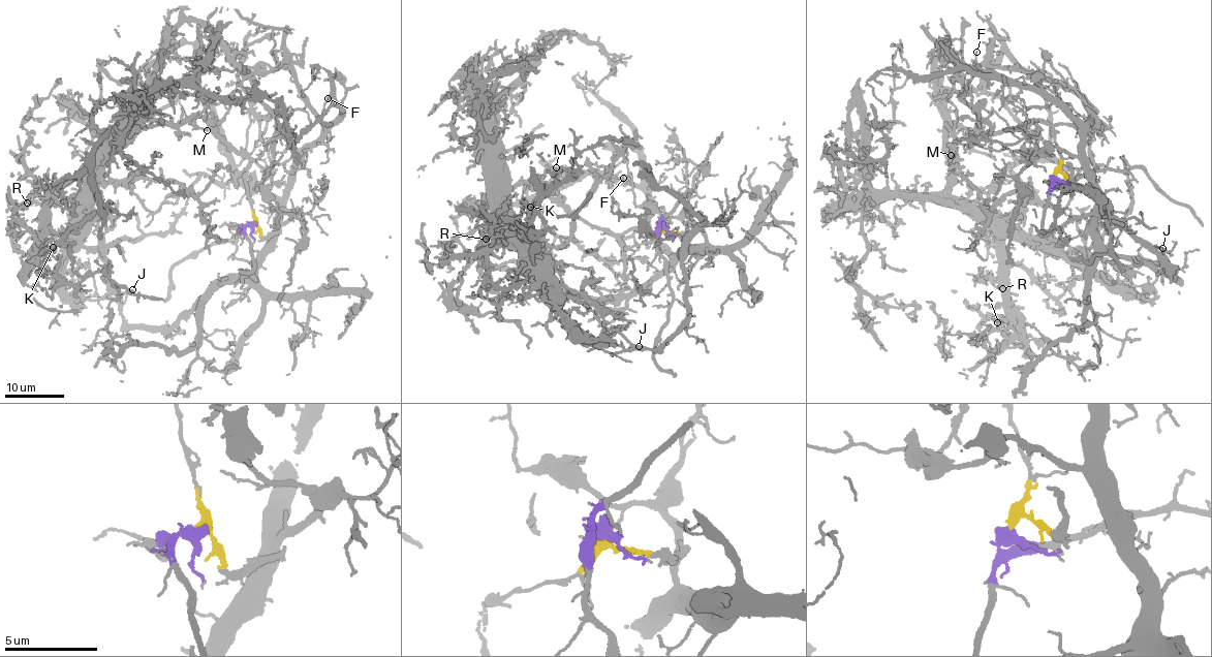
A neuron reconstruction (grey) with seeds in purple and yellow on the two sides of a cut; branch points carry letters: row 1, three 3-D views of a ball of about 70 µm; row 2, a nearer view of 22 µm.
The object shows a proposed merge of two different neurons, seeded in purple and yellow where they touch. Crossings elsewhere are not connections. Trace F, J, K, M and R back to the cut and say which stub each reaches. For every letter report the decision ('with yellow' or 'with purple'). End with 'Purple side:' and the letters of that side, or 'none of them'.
F: with purple
J: with purple
K: with yellow
M: with yellow
R: with yellow
Purple side: F, J

